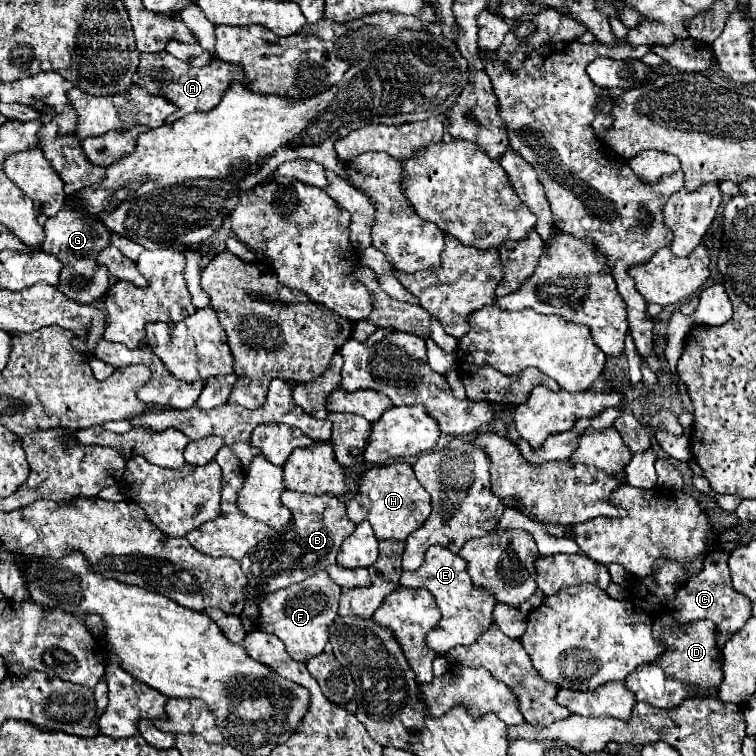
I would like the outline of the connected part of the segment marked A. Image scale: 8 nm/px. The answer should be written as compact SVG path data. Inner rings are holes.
M158 52L158 54L140 54L140 66L138 66L138 84L144 86L150 94L158 94L168 98L172 104L178 106L178 112L172 114L166 122L170 124L172 120L178 120L190 112L206 112L212 110L220 104L220 98L226 94L226 90L232 86L232 82L242 82L242 66L234 66L224 60L212 60L208 66L194 68L188 66L186 62L180 62L168 52Z

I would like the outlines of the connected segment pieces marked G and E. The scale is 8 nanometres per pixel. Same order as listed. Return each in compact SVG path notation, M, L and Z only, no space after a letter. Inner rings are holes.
M66 202L54 218L46 220L44 232L46 238L42 250L54 254L64 264L58 290L82 304L92 304L100 296L104 296L108 290L108 270L106 266L96 264L96 256L110 244L110 230L96 218L84 218L84 214L76 214L76 206L72 206L72 202Z
M430 546L426 552L424 564L414 572L402 572L400 584L408 586L408 588L422 586L434 594L436 606L440 608L442 618L440 618L438 626L432 632L428 632L426 642L438 654L446 654L448 650L452 650L458 644L474 642L492 624L492 610L496 606L496 598L492 598L492 594L488 594L486 590L476 590L472 586L472 580L468 578L466 562L444 546Z

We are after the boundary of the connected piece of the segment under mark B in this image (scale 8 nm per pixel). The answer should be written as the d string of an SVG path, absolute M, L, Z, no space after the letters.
M288 490L282 494L282 504L292 510L294 526L284 536L262 540L242 558L242 570L248 576L248 590L246 590L246 606L240 618L246 632L250 632L256 624L258 596L266 592L274 592L278 588L288 588L290 584L296 584L316 574L318 570L336 564L336 554L340 550L340 544L356 528L356 524L352 524L352 520L346 514L344 502L334 498L332 494L312 496L312 494L300 494Z

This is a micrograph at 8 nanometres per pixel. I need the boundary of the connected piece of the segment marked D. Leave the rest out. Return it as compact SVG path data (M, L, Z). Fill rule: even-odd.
M671 614L654 618L654 636L666 646L666 652L652 664L638 666L628 678L626 688L634 692L638 702L648 702L658 708L676 708L680 702L694 697L698 689L716 691L722 682L722 652L716 642L718 630L710 620L678 624Z

